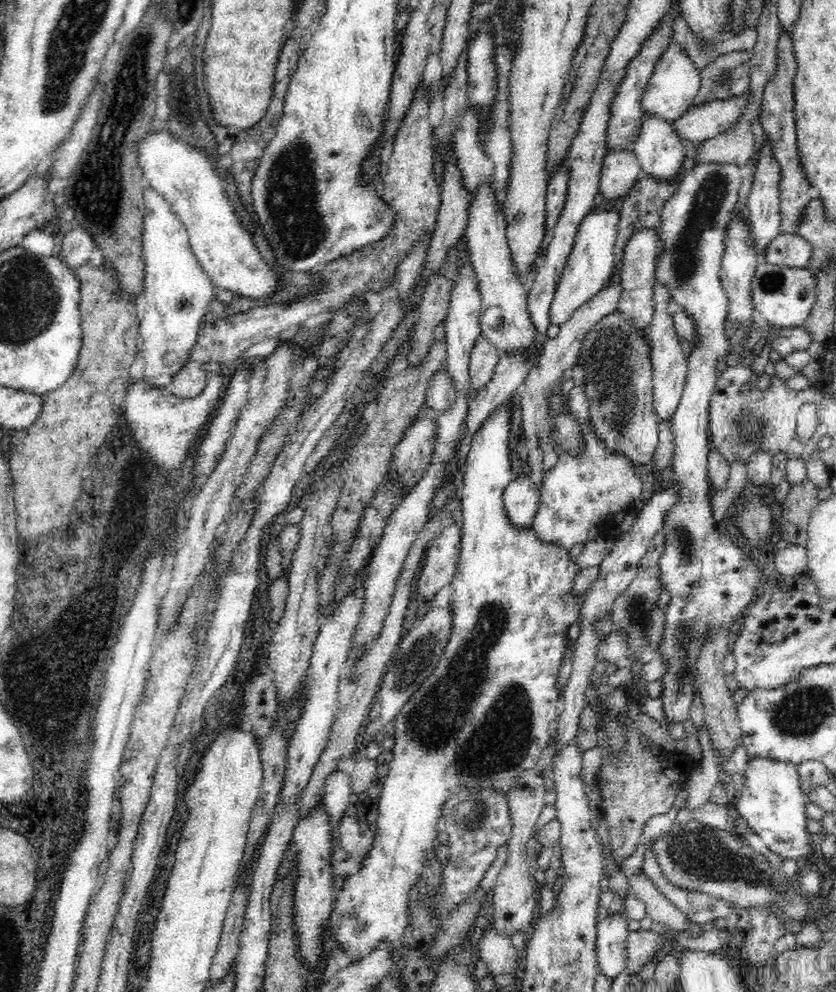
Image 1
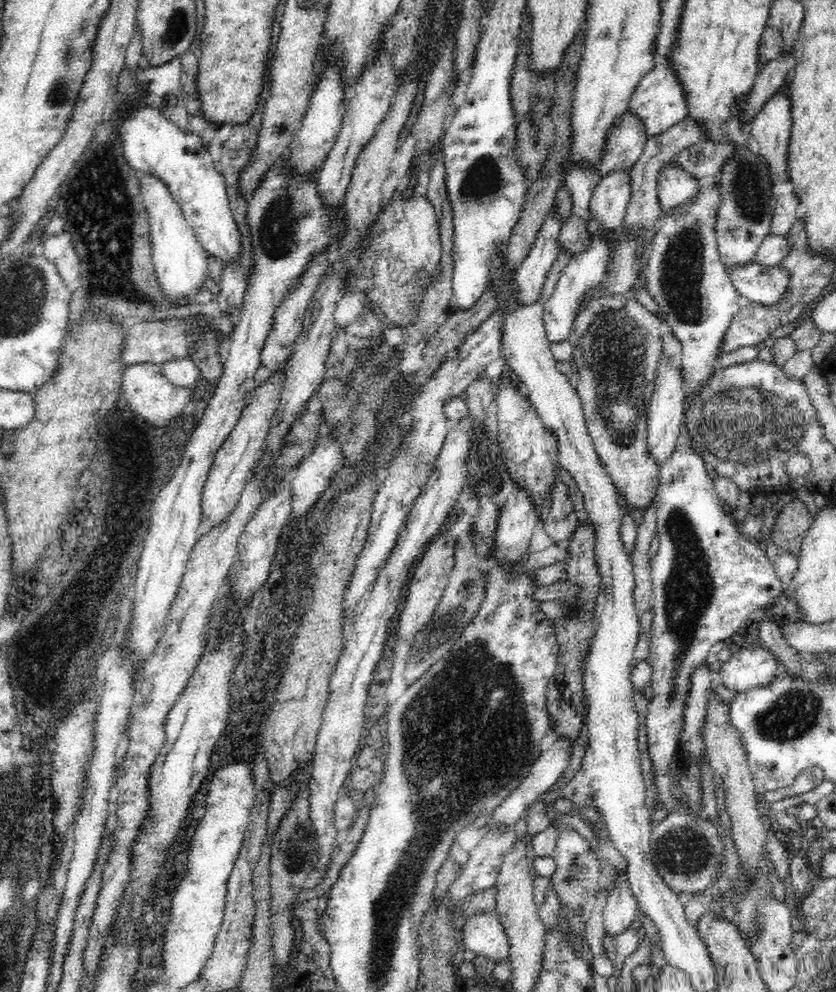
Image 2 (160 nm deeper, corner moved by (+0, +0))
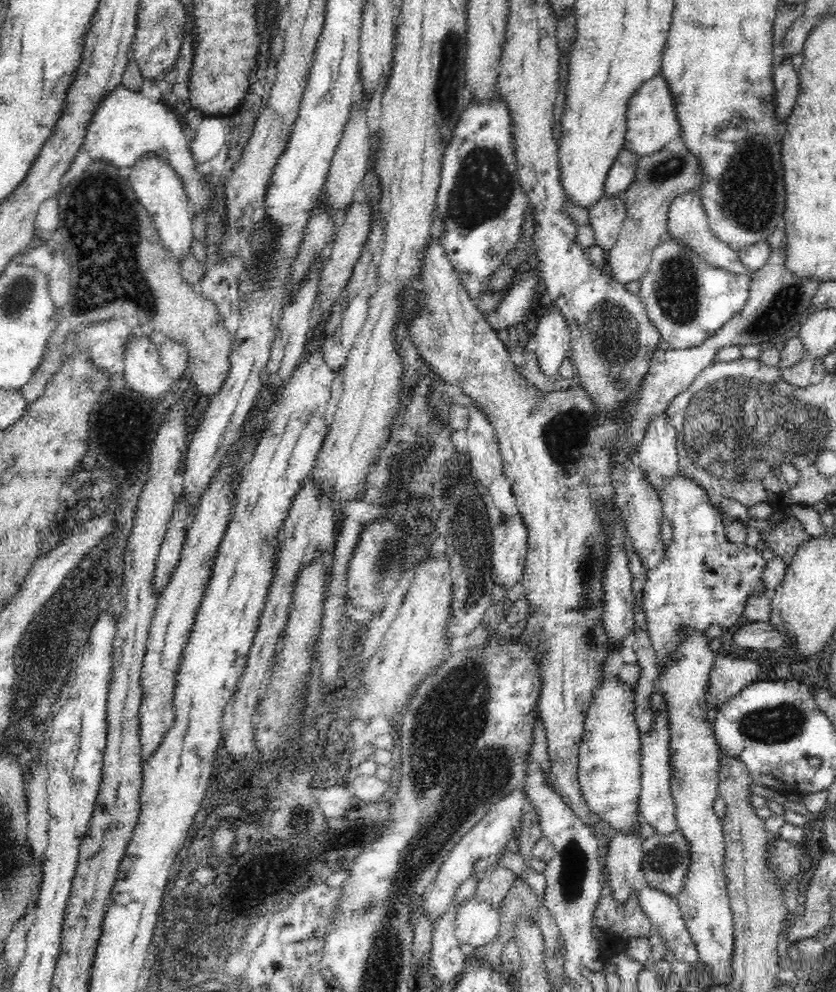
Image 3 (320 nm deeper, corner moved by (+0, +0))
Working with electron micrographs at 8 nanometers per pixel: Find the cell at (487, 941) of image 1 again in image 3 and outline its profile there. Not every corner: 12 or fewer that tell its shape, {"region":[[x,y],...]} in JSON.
{"region":[[474,894],[459,904],[454,932],[476,949],[496,938],[499,909]]}

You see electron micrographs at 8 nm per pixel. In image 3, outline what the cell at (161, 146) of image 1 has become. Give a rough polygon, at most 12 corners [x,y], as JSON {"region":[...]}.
{"region":[[122,83],[97,104],[83,140],[119,168],[164,157],[196,214],[202,177],[178,112]]}

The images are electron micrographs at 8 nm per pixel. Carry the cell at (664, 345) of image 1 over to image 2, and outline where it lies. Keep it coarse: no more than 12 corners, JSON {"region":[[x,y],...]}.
{"region":[[664,354],[647,412],[648,454],[676,448],[685,399],[682,368]]}

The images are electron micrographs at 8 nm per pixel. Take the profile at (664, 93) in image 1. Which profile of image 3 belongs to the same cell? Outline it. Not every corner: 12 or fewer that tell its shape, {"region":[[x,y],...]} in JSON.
{"region":[[661,73],[629,100],[623,148],[645,157],[679,136]]}

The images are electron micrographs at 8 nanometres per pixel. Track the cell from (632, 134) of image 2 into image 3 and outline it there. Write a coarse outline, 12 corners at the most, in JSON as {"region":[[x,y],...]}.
{"region":[[622,148],[606,176],[605,196],[626,192],[638,156]]}

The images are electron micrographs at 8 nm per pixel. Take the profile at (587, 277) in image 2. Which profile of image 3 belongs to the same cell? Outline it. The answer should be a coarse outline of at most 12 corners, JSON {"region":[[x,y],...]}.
{"region":[[554,304],[533,337],[540,371],[559,374],[571,332]]}

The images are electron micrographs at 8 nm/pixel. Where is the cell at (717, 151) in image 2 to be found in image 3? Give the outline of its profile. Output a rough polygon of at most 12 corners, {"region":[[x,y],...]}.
{"region":[[678,136],[640,157],[606,270],[639,281],[670,202],[703,184]]}

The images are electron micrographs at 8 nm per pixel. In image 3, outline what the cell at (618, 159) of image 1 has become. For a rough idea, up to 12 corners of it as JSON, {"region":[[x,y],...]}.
{"region":[[623,194],[589,208],[596,247],[607,255],[626,216]]}

